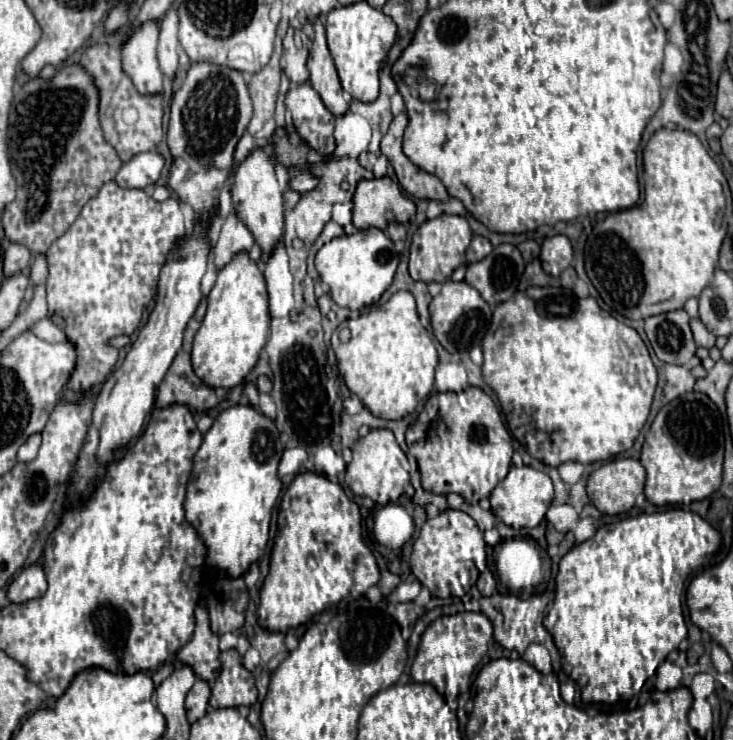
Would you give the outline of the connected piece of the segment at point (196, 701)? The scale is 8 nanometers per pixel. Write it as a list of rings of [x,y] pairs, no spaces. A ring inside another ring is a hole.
[[[196,680],[194,688],[186,696],[186,714],[188,714],[188,722],[190,724],[194,724],[198,718],[202,718],[206,714],[208,698],[210,698],[210,686],[208,686],[208,682]]]

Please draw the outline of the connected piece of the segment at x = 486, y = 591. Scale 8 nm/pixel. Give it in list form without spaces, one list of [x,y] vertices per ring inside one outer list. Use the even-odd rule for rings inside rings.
[[[488,570],[480,573],[476,586],[483,597],[491,596],[496,589],[496,580],[494,575]]]

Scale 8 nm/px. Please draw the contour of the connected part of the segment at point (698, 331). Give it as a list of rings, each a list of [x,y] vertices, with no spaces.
[[[692,320],[692,332],[694,332],[694,340],[698,346],[712,348],[716,344],[716,336],[712,332],[708,332],[700,320]]]

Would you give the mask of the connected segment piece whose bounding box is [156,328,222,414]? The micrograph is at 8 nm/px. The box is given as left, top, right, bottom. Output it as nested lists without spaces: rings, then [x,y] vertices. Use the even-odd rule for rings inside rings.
[[[186,328],[184,332],[184,344],[174,358],[170,370],[166,372],[164,380],[160,382],[158,396],[156,396],[156,408],[166,408],[170,404],[184,404],[190,408],[190,412],[208,412],[214,410],[222,398],[218,392],[204,384],[192,370],[190,364],[190,350],[192,350],[192,338],[194,330]]]

